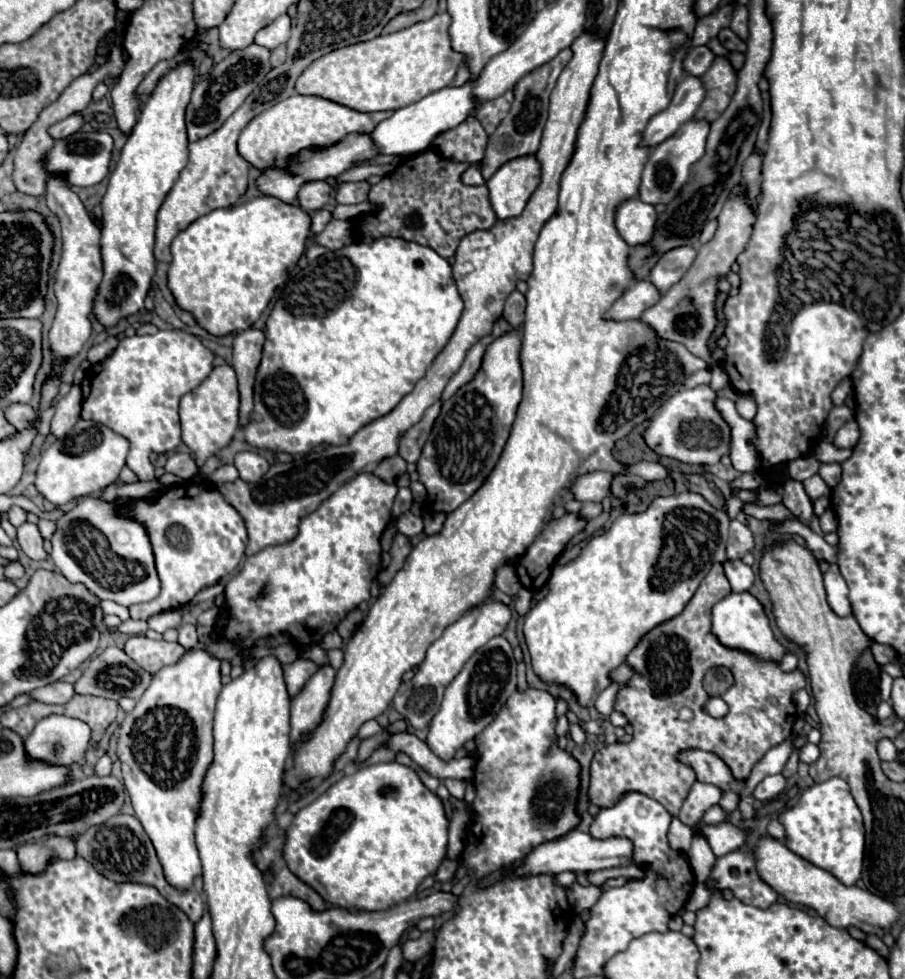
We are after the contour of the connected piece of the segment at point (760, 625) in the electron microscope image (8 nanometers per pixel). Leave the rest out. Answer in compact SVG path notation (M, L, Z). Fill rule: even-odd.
M730 593L728 597L720 599L712 607L712 631L722 645L756 653L760 659L780 661L786 653L786 649L772 635L770 619L768 619L762 603L752 593Z

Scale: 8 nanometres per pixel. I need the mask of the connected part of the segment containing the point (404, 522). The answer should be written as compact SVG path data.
M404 513L400 519L398 519L398 531L408 535L408 537L414 537L418 533L422 533L424 529L424 523L422 523L422 517L414 515L414 513Z

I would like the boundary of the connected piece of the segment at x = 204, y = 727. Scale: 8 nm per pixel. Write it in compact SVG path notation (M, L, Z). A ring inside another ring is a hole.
M198 649L186 651L176 665L164 667L156 673L150 687L138 699L136 707L130 713L126 713L120 725L118 757L122 761L122 779L124 779L126 791L132 799L132 807L138 821L142 823L150 841L154 843L154 849L164 867L164 875L168 883L178 889L188 889L194 877L202 873L200 855L196 853L194 821L198 815L200 785L208 765L212 763L212 717L214 717L214 705L220 689L222 689L220 661L216 661L214 657ZM158 711L176 713L176 717L180 719L166 723L166 715L160 715Z

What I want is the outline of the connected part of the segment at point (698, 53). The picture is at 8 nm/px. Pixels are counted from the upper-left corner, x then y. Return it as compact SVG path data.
M708 45L692 47L688 51L686 59L684 59L684 69L686 69L686 73L700 77L700 75L704 75L710 69L710 65L712 65L714 59L716 59L716 55L712 53L712 49Z

